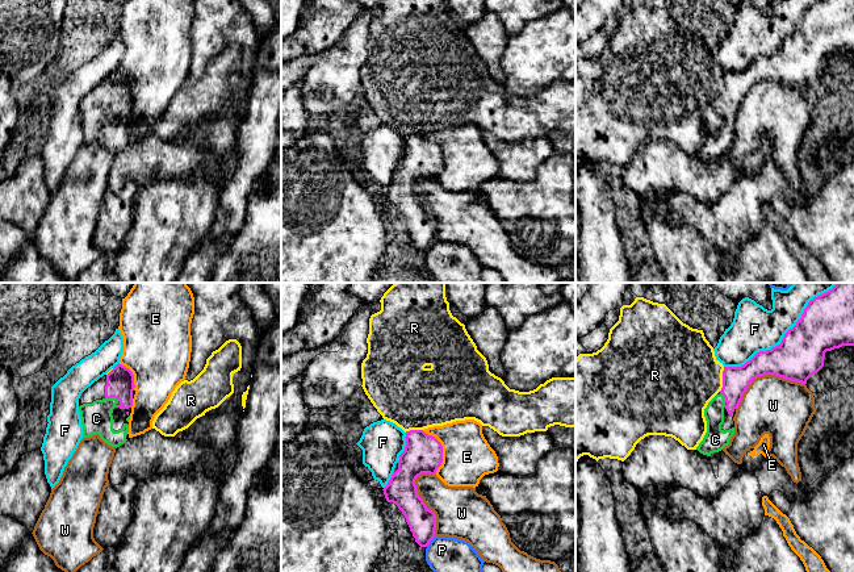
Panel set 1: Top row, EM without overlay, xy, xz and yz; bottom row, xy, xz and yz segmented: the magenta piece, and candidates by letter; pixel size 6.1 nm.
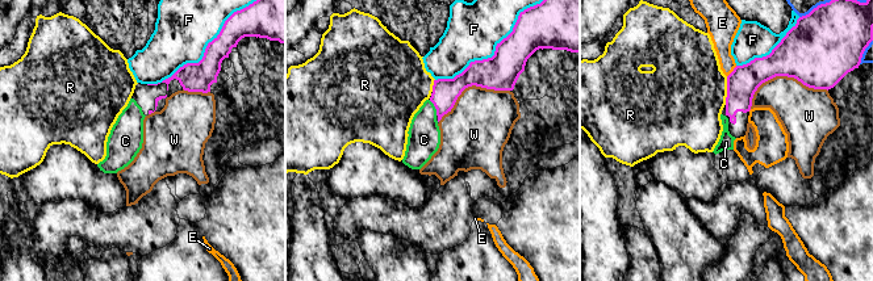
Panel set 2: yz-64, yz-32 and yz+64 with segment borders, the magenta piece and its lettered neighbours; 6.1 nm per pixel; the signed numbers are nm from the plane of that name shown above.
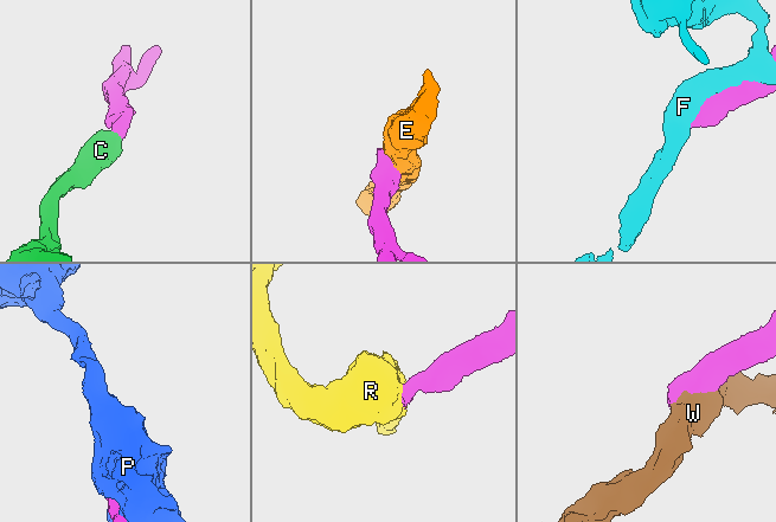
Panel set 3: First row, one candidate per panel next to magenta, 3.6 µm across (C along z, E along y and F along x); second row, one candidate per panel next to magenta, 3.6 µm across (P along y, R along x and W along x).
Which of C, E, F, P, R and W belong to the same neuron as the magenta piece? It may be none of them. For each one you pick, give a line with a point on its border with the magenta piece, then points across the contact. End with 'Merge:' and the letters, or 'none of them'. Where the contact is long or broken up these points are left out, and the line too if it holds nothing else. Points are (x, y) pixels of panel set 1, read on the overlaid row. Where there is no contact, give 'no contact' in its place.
C: contact xy (112, 396); way xy (120, 381), (112, 396), (96, 418)
Merge: C

